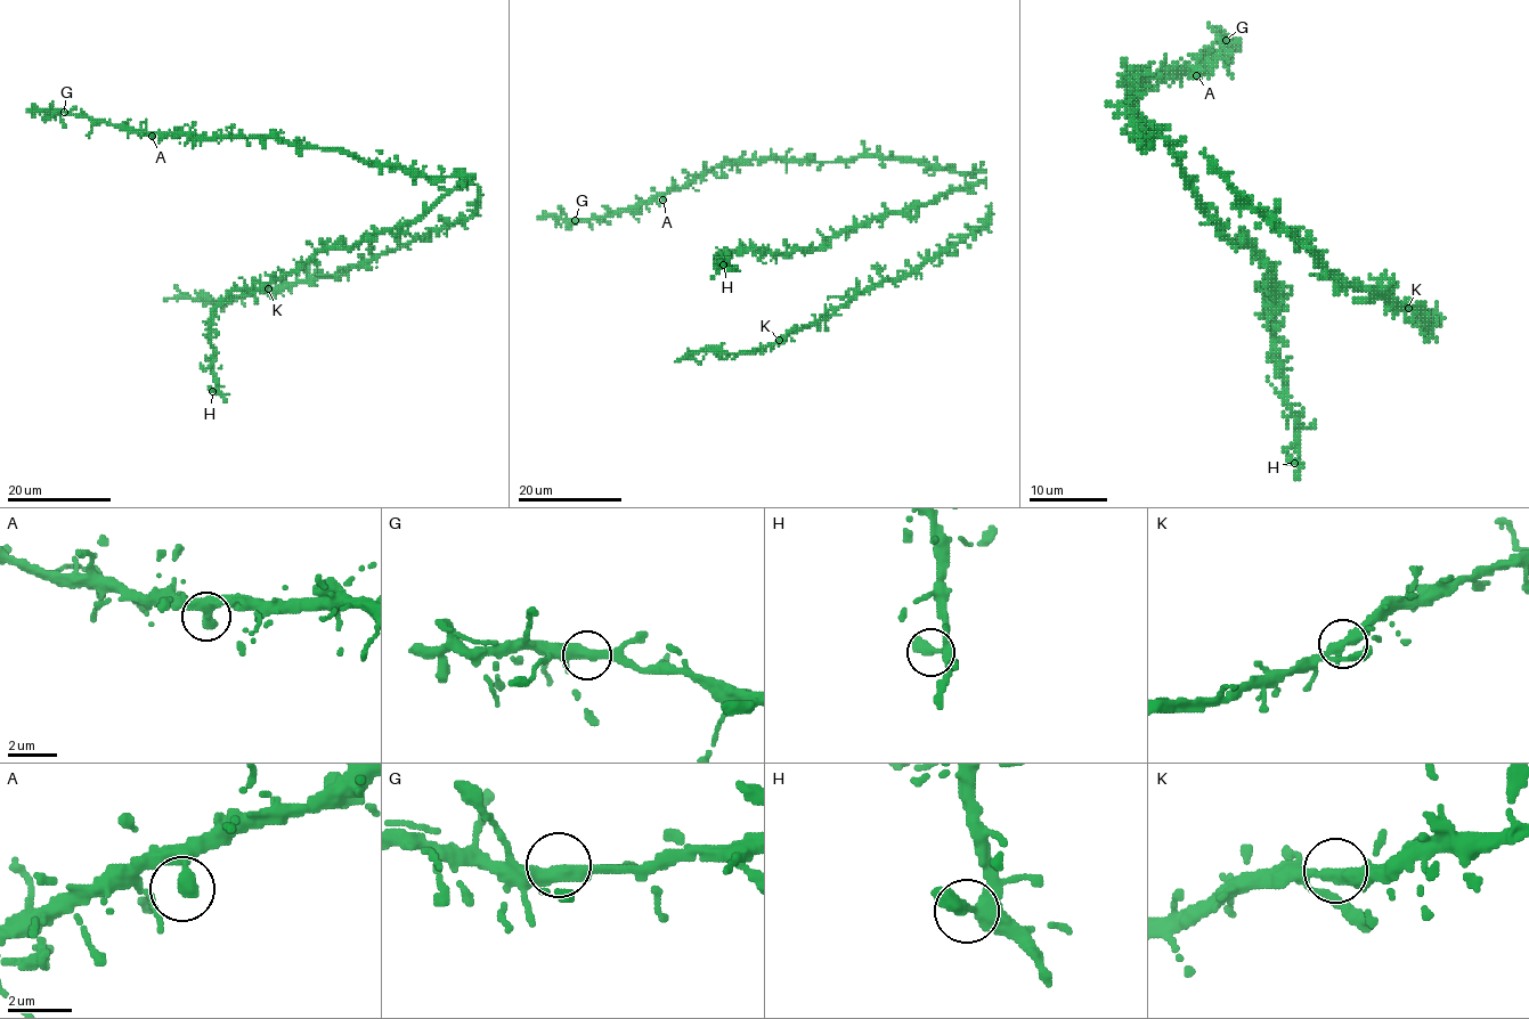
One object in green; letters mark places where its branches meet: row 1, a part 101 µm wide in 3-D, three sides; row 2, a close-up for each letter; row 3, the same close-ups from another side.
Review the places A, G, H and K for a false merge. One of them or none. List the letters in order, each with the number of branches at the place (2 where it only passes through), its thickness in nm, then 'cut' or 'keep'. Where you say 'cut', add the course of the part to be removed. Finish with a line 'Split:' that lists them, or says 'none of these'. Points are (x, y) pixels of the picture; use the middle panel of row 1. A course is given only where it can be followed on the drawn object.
A: 1 branches meet; 400 nm thick; keep
G: 2 branches meet; 400 nm thick; keep
H: 2 branches meet; 380 nm thick; keep
K: 2 branches meet; 360 nm thick; keep
Split: none of these

